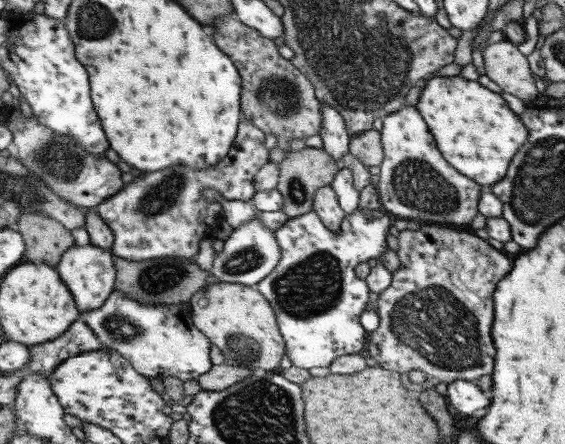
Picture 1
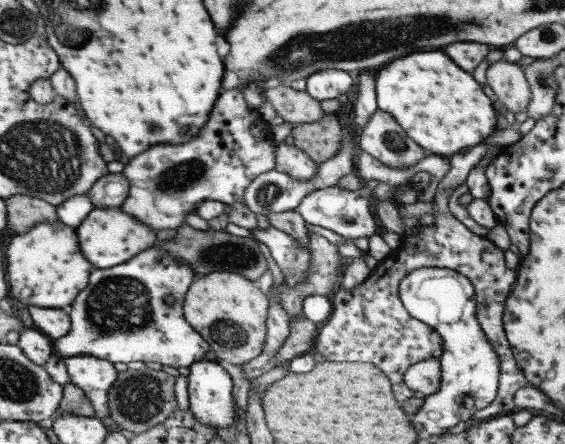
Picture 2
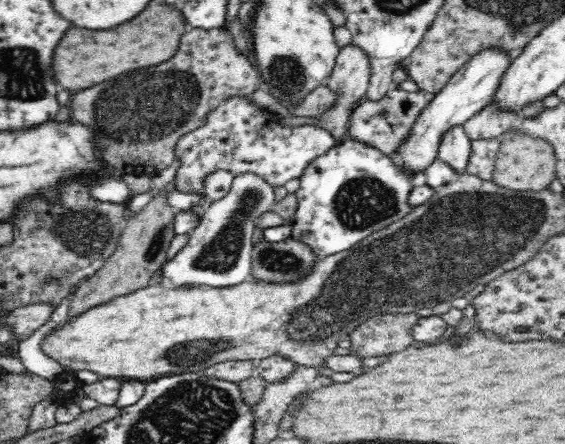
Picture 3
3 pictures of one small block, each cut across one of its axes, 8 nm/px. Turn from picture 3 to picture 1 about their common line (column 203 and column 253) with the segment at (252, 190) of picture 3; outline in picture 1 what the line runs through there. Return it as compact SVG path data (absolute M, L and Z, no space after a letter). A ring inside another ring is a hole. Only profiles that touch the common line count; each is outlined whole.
M255 209L253 218L241 226L230 230L229 236L223 241L223 250L213 257L213 262L209 274L213 275L219 282L231 284L242 284L245 286L255 286L259 280L275 267L279 261L278 247L273 238L273 230L265 228L259 218L259 210Z

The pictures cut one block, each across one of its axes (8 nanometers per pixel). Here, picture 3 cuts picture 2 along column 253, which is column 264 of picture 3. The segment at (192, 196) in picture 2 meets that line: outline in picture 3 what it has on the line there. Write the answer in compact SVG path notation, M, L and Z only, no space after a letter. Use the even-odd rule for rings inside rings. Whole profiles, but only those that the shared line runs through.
M246 97L229 98L208 116L202 128L180 138L174 152L181 158L176 189L204 193L202 177L218 169L230 169L234 176L252 171L273 187L282 186L292 178L299 178L312 160L337 145L331 132L316 125L282 127L279 117L258 108Z

